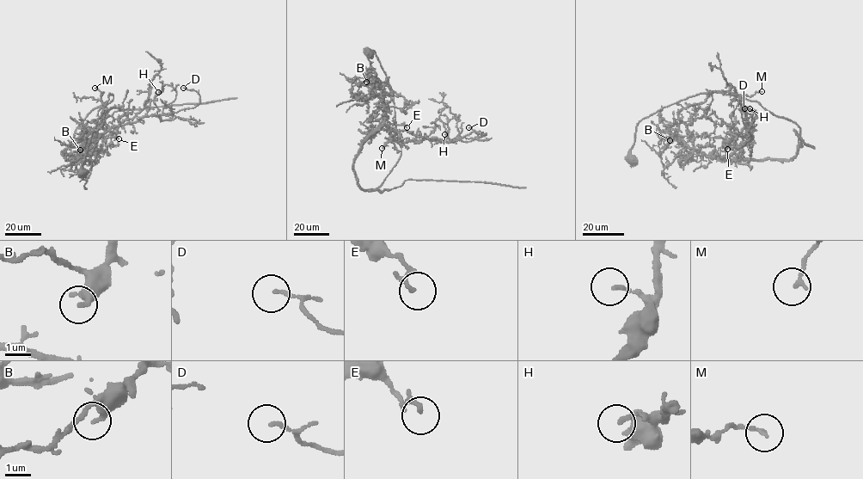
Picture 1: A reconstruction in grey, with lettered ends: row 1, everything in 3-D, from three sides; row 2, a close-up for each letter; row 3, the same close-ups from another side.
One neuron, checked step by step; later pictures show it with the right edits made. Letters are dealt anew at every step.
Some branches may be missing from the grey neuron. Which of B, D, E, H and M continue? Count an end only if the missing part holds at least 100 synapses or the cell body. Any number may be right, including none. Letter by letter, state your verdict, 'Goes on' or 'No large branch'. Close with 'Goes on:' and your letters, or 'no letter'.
B: No large branch
D: No large branch
E: No large branch
H: No large branch
M: No large branch
Goes on: no letter

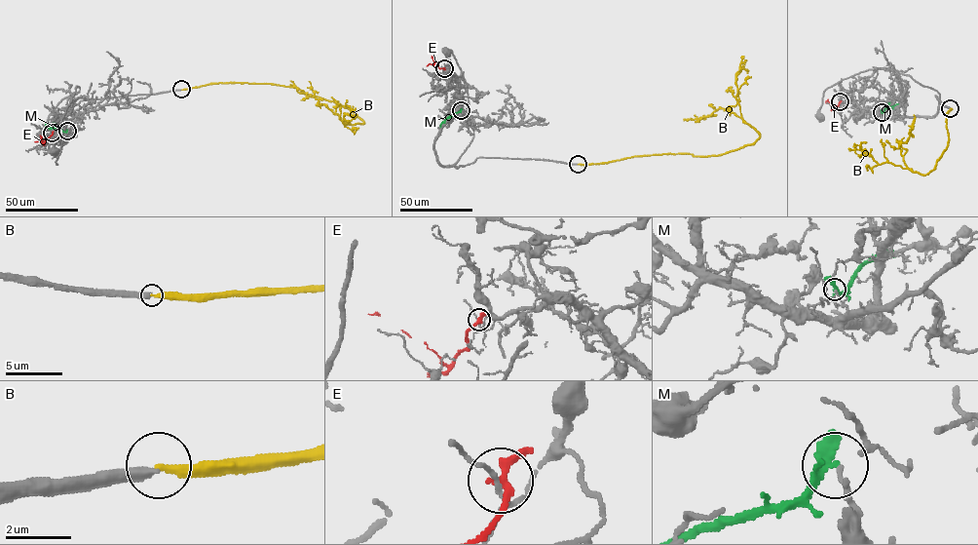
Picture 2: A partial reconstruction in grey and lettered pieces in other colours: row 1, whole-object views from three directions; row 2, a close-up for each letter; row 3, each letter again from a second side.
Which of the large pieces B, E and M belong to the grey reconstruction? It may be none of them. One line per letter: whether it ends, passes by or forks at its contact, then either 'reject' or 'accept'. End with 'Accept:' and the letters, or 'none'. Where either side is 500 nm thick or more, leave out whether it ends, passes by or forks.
B: it ends there; accept
E: it passes by; reject
M: it forks there; reject
Accept: B

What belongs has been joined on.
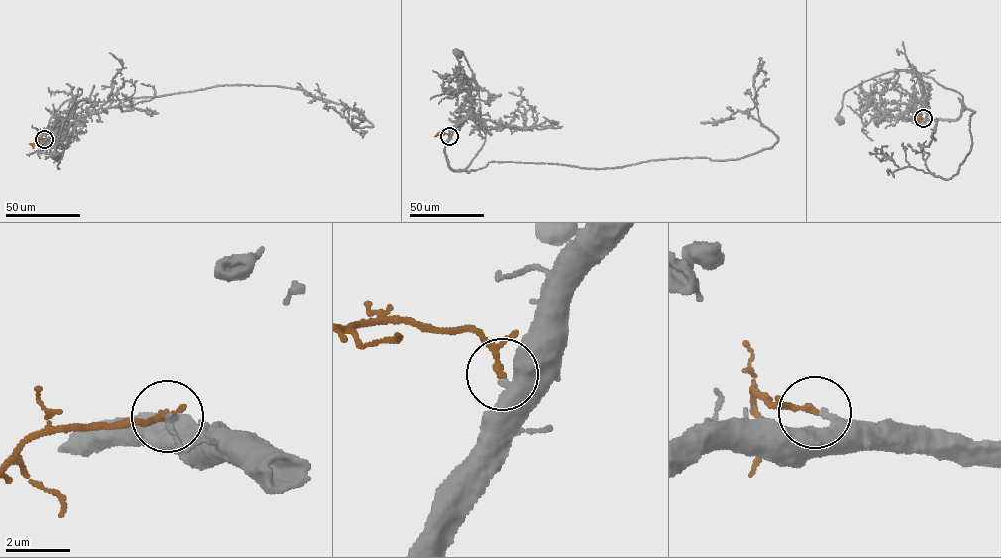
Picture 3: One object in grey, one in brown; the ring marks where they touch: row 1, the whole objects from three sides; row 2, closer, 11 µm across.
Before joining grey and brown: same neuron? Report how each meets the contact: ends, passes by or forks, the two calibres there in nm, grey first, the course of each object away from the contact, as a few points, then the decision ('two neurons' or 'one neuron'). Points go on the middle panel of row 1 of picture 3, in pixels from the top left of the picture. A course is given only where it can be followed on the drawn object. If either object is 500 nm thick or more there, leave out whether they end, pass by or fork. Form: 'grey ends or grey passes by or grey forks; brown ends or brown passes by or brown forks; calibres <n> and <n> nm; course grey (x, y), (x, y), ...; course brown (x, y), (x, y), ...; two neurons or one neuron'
grey ends; brown passes by; calibres 320 and 140 nm; course grey (449, 136), (447, 165), (454, 171), (465, 168), (485, 132), (479, 88), (463, 53), (457, 53); course brown (449, 136), (443, 133), (435, 136); one neuron

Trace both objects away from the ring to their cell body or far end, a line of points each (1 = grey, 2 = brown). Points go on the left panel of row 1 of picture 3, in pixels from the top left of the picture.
1: (44, 139), (39, 136), (50, 117), (82, 89), (78, 88), (64, 121), (56, 155)
2: (44, 139), (29, 143)

